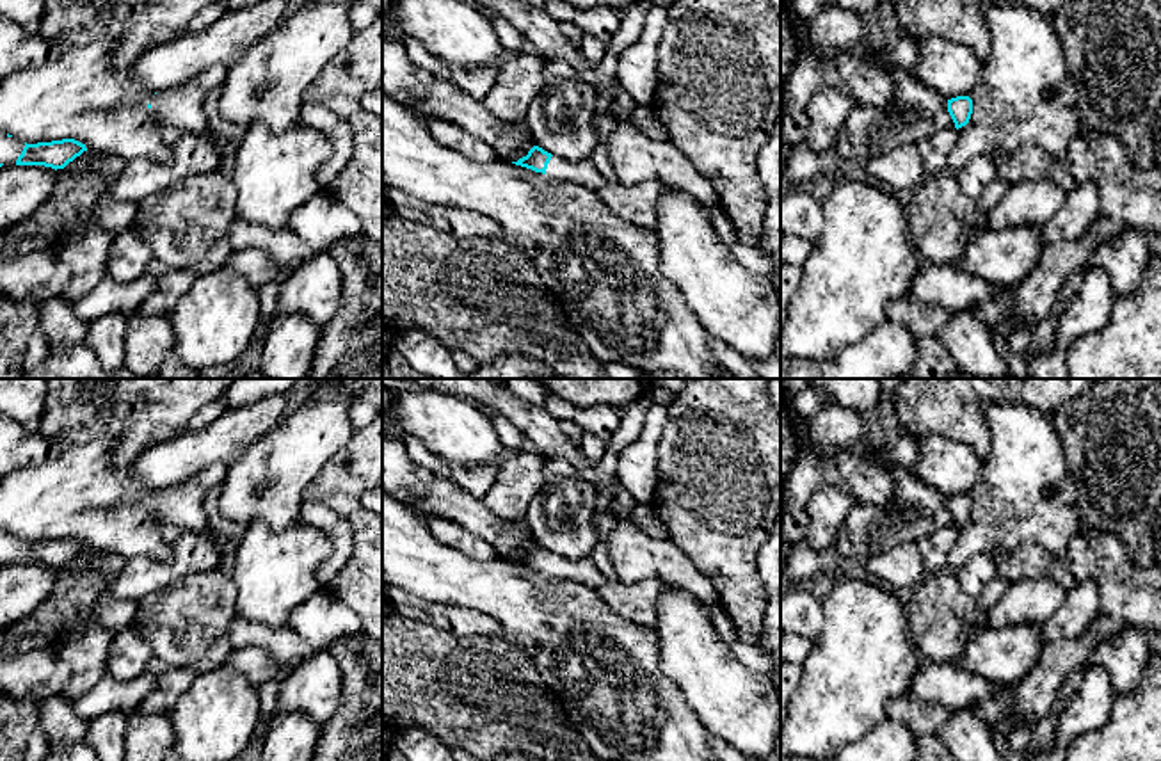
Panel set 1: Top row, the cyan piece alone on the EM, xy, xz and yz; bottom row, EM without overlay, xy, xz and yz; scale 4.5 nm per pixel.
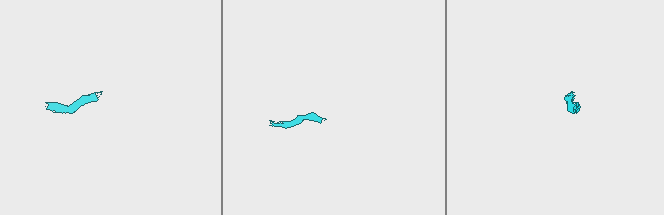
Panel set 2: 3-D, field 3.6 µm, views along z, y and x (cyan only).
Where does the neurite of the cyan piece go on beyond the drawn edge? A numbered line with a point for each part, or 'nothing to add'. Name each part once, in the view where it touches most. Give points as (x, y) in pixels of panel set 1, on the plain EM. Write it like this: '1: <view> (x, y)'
1: xy (11, 546)
2: xz (584, 569)

